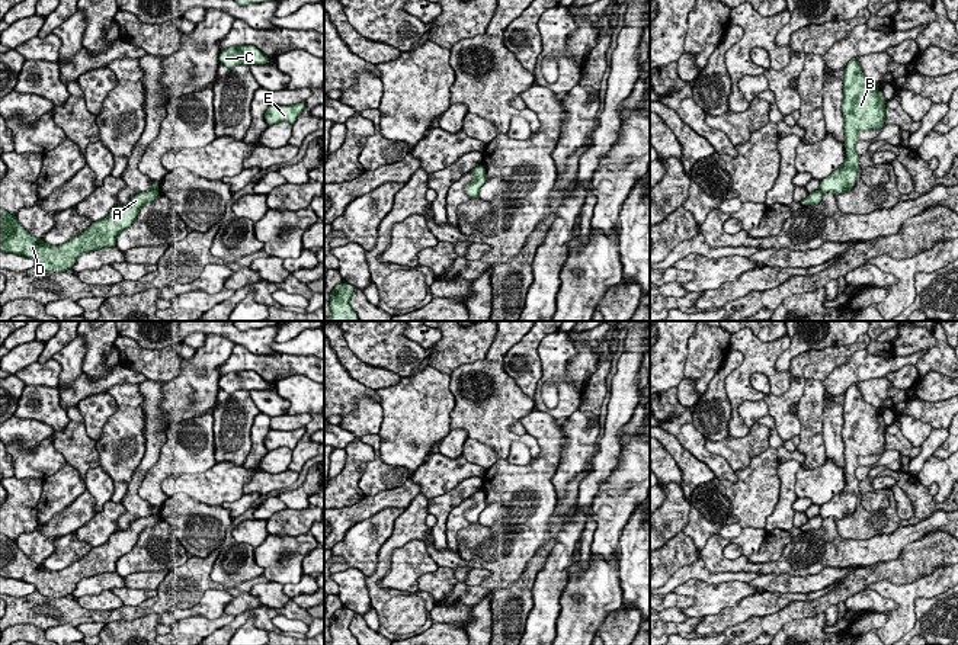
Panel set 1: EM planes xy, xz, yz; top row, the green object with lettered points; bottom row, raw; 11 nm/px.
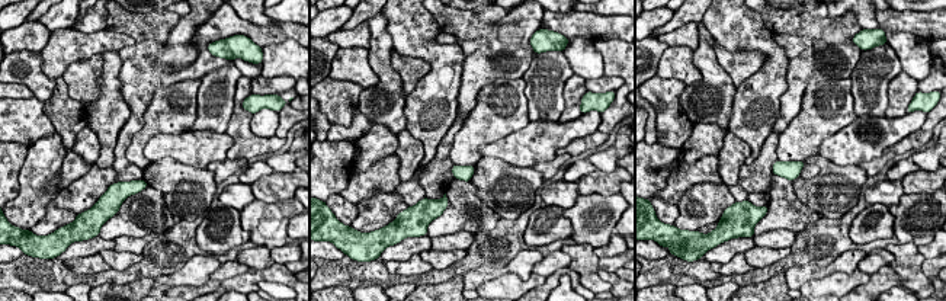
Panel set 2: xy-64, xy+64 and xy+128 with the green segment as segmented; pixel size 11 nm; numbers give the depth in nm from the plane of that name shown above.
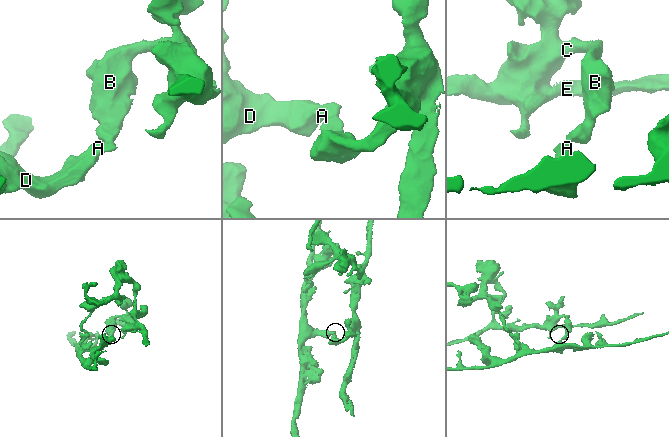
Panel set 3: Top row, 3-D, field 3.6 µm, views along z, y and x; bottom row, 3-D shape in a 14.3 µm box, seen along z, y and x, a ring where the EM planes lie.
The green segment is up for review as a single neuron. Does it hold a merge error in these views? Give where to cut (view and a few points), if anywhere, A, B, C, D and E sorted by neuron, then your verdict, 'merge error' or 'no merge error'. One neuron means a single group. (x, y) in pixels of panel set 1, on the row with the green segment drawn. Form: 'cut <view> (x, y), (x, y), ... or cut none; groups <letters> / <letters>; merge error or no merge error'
cut yz (819, 189), (823, 192); groups A D / B C E; merge error

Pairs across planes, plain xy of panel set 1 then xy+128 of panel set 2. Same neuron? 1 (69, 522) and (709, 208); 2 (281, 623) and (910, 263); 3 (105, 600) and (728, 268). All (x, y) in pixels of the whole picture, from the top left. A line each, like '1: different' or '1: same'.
1: different
2: same
3: same

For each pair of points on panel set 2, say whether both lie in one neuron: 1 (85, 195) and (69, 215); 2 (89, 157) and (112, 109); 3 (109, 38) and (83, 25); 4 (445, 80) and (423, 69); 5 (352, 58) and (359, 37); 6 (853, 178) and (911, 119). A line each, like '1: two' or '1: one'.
1: two
2: two
3: two
4: two
5: two
6: two

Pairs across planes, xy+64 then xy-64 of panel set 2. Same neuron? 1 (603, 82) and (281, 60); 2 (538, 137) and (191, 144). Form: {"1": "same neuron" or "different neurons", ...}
{"1": "different neurons", "2": "same neuron"}

